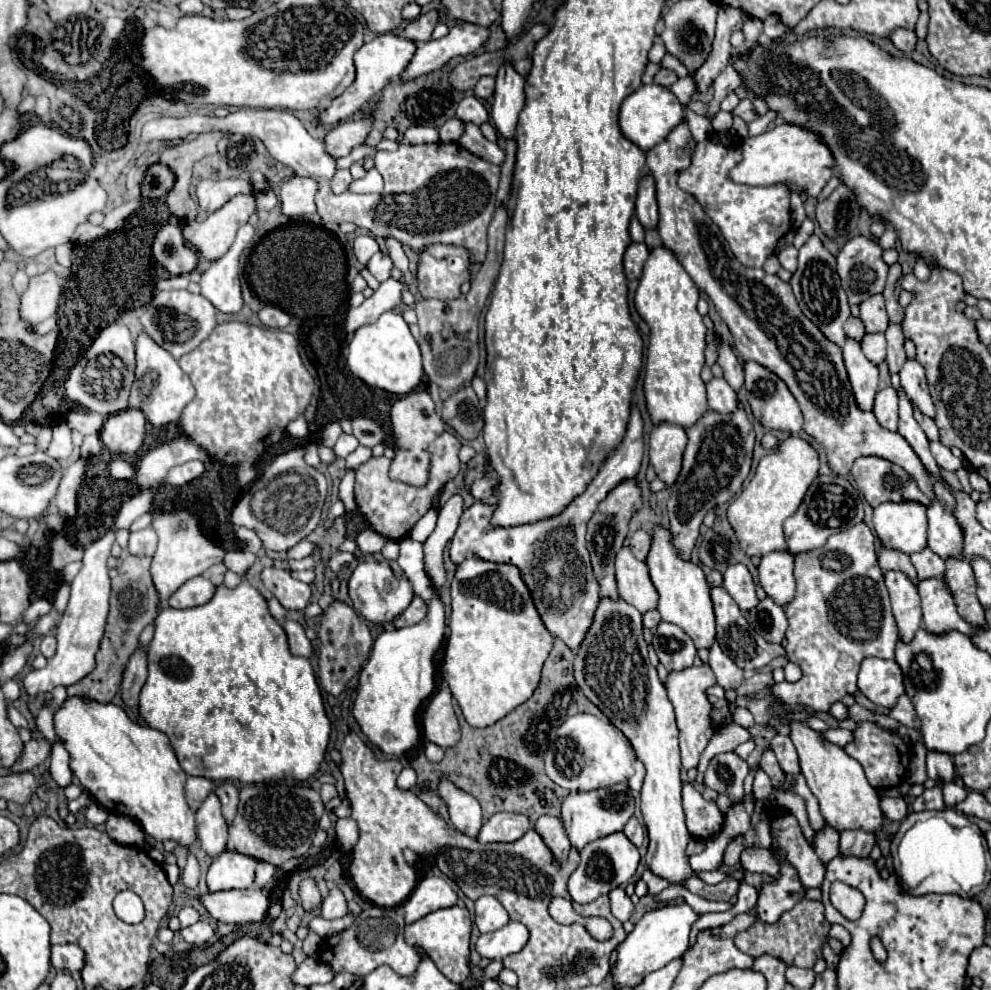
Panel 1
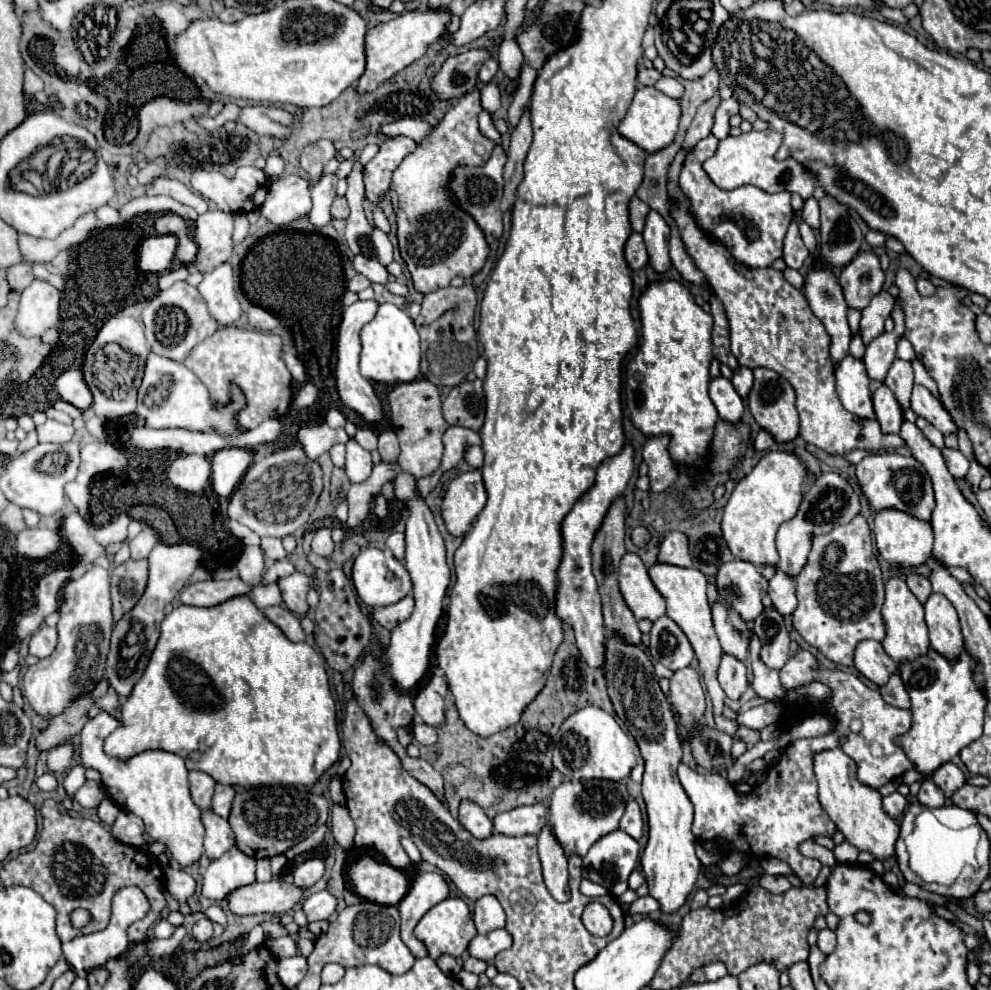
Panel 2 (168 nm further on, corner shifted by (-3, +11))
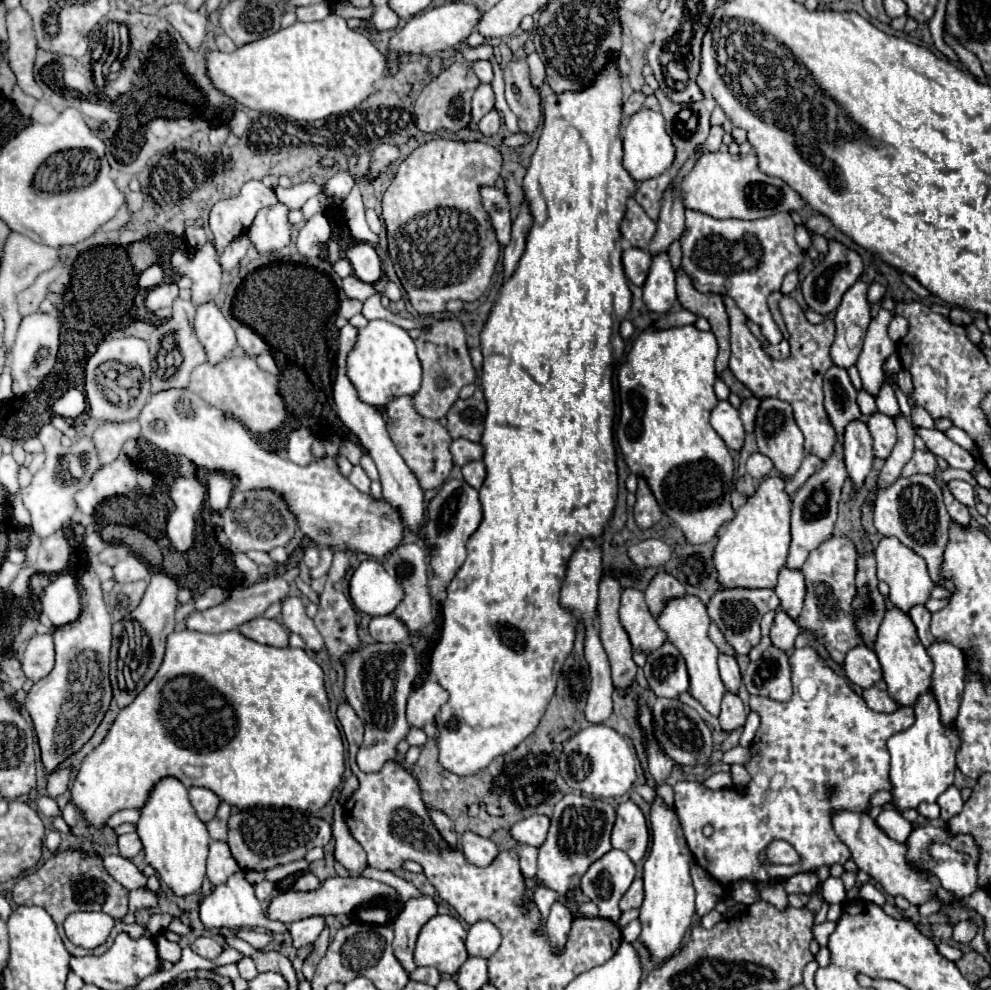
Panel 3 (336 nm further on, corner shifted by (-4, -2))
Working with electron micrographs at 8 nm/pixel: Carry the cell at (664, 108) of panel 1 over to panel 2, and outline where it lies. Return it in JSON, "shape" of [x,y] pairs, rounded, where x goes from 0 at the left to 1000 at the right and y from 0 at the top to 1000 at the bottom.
{"shape":[[[645,88],[641,92],[639,104],[623,132],[627,138],[631,138],[637,144],[641,144],[643,148],[647,148],[651,155],[661,155],[679,144],[679,140],[685,132],[685,116],[687,116],[687,110],[681,100],[665,94],[659,88]]]}

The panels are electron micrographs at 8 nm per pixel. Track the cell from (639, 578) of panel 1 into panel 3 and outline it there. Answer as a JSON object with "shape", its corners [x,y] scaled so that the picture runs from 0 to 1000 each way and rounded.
{"shape":[[[642,594],[628,596],[626,628],[636,642],[640,657],[648,657],[654,661],[672,648],[672,638],[664,632],[658,618],[654,616],[648,596]]]}

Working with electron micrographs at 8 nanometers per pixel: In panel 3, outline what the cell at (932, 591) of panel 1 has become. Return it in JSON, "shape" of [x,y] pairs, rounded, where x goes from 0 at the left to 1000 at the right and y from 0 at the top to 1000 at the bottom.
{"shape":[[[942,646],[936,653],[936,661],[942,669],[940,681],[942,703],[947,707],[951,727],[959,731],[965,725],[973,697],[973,679],[975,679],[973,659],[967,653],[959,651],[957,646]]]}

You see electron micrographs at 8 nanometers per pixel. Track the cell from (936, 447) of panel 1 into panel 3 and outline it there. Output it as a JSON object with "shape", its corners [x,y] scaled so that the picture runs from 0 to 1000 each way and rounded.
{"shape":[[[959,485],[959,487],[957,487],[957,493],[959,493],[961,501],[963,501],[967,507],[975,509],[977,513],[983,511],[983,495],[981,495],[981,491],[979,491],[977,487],[973,487],[973,485]]]}

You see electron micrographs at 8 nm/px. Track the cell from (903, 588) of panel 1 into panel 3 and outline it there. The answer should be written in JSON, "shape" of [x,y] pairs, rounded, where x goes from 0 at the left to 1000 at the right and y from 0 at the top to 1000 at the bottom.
{"shape":[[[908,614],[894,616],[892,626],[888,630],[882,659],[890,671],[892,689],[896,691],[896,699],[900,699],[900,705],[906,707],[910,713],[920,713],[924,709],[924,703],[928,703],[928,699],[934,699],[938,695],[940,665],[936,663],[934,655],[924,642],[924,632],[920,630],[920,624]]]}

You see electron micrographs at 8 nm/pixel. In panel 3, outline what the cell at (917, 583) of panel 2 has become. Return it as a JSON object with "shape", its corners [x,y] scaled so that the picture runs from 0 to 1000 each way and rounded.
{"shape":[[[924,610],[924,612],[918,614],[918,624],[920,624],[920,628],[926,636],[926,644],[932,653],[940,651],[940,646],[942,646],[942,642],[938,640],[938,622],[940,620],[932,610]]]}

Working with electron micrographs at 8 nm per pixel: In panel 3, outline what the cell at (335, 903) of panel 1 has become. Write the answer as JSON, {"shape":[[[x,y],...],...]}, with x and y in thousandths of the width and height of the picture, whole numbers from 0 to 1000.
{"shape":[[[313,925],[313,927],[307,927],[307,929],[295,931],[293,943],[297,947],[297,956],[303,958],[303,956],[309,956],[309,954],[315,954],[323,945],[327,935],[329,935],[329,929],[325,925]]]}

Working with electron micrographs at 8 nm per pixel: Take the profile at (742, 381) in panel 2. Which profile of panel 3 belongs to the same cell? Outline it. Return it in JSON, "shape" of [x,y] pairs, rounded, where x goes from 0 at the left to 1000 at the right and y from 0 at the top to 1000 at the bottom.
{"shape":[[[755,400],[755,402],[749,404],[749,408],[745,412],[747,414],[747,424],[749,424],[753,436],[759,436],[761,434],[761,422],[763,422],[765,408],[767,408],[767,404],[763,400]]]}

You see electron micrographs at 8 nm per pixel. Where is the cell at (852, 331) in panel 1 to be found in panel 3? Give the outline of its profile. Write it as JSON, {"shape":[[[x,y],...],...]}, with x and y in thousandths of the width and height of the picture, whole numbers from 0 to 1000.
{"shape":[[[872,392],[866,394],[866,402],[864,402],[870,418],[882,418],[884,416],[884,408],[882,408],[882,400],[876,398]]]}

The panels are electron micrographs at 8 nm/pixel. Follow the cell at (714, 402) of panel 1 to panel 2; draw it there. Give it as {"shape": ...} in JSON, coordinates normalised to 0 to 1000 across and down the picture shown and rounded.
{"shape":[[[732,381],[719,383],[715,389],[715,401],[728,423],[734,423],[736,427],[746,427],[750,419],[750,403],[744,399],[738,385],[734,385]]]}

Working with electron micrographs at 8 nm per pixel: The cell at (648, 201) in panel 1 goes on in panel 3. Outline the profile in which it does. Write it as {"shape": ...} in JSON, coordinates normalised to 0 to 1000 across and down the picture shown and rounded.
{"shape":[[[674,255],[658,259],[658,269],[650,285],[650,305],[658,315],[672,315],[682,303],[682,283],[680,271],[676,267]]]}

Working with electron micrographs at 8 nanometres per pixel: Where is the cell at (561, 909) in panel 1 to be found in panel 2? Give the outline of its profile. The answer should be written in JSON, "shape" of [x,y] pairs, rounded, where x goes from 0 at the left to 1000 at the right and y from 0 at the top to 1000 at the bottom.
{"shape":[[[548,835],[548,839],[544,841],[544,868],[548,874],[548,888],[554,902],[560,910],[570,912],[574,908],[572,866],[554,835]]]}

